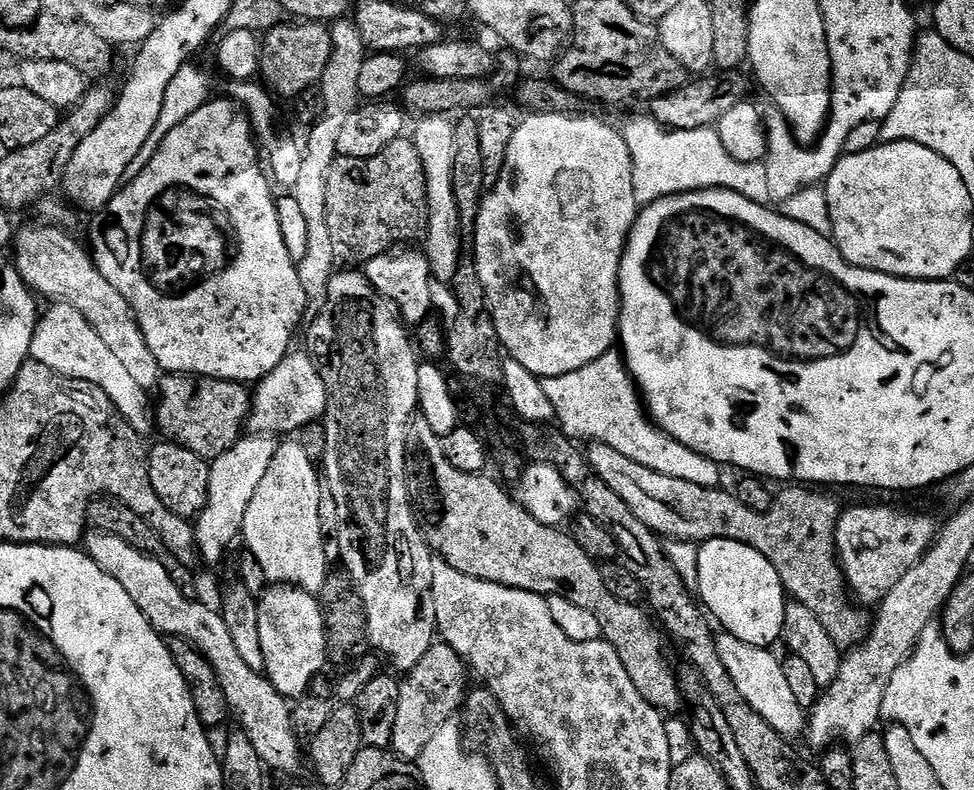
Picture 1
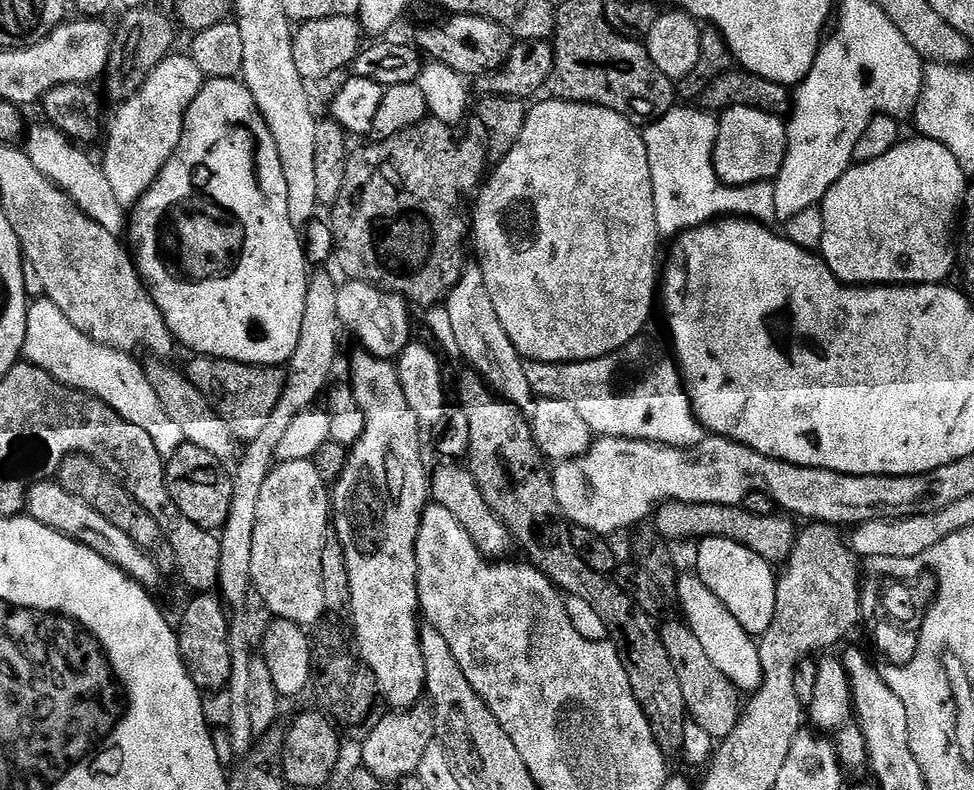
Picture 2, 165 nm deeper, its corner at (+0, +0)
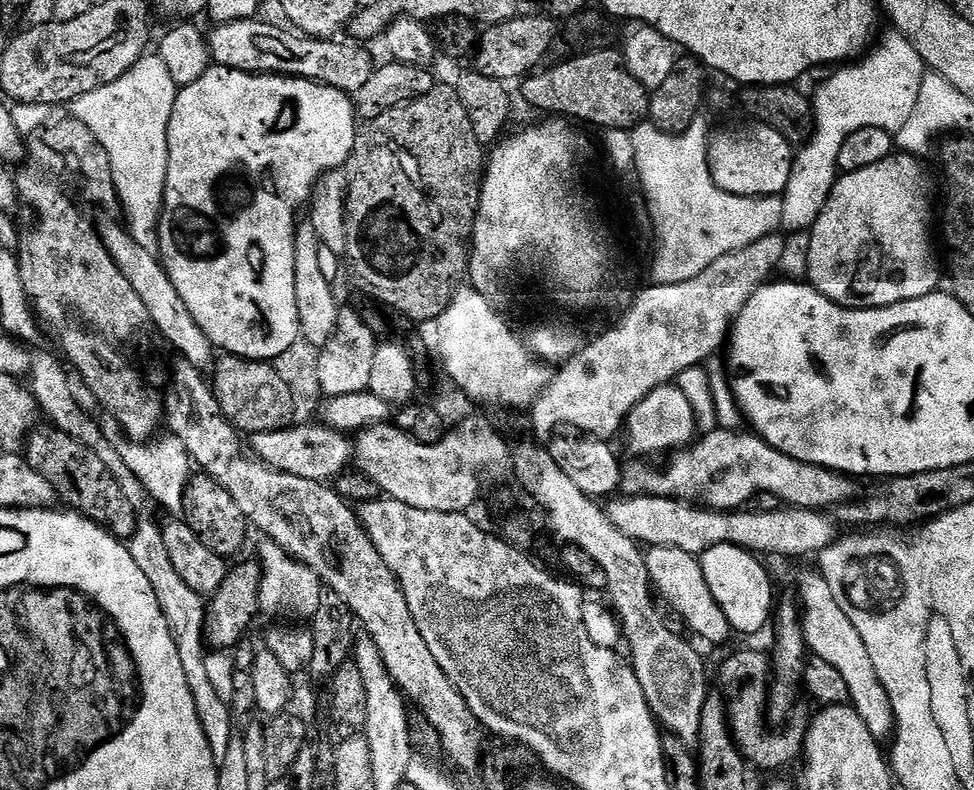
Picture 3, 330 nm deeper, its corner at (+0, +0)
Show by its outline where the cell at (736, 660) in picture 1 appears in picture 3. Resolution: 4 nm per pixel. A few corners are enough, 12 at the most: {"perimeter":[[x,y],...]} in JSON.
{"perimeter":[[670,546],[644,561],[657,593],[708,644],[734,636],[699,559]]}

